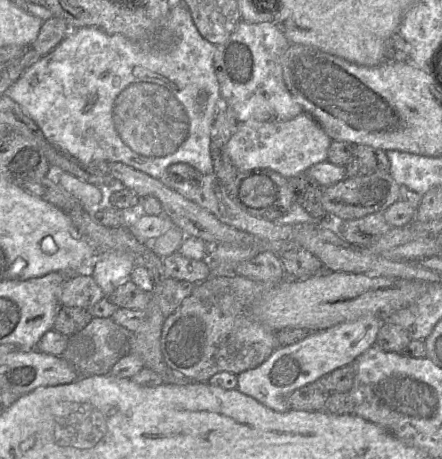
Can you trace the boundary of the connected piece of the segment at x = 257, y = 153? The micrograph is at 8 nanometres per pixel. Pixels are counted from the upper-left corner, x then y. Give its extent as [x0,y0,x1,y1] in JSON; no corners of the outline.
[225,112,332,178]

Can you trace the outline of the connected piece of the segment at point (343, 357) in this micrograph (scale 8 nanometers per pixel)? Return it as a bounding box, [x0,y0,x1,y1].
[236,315,382,411]

